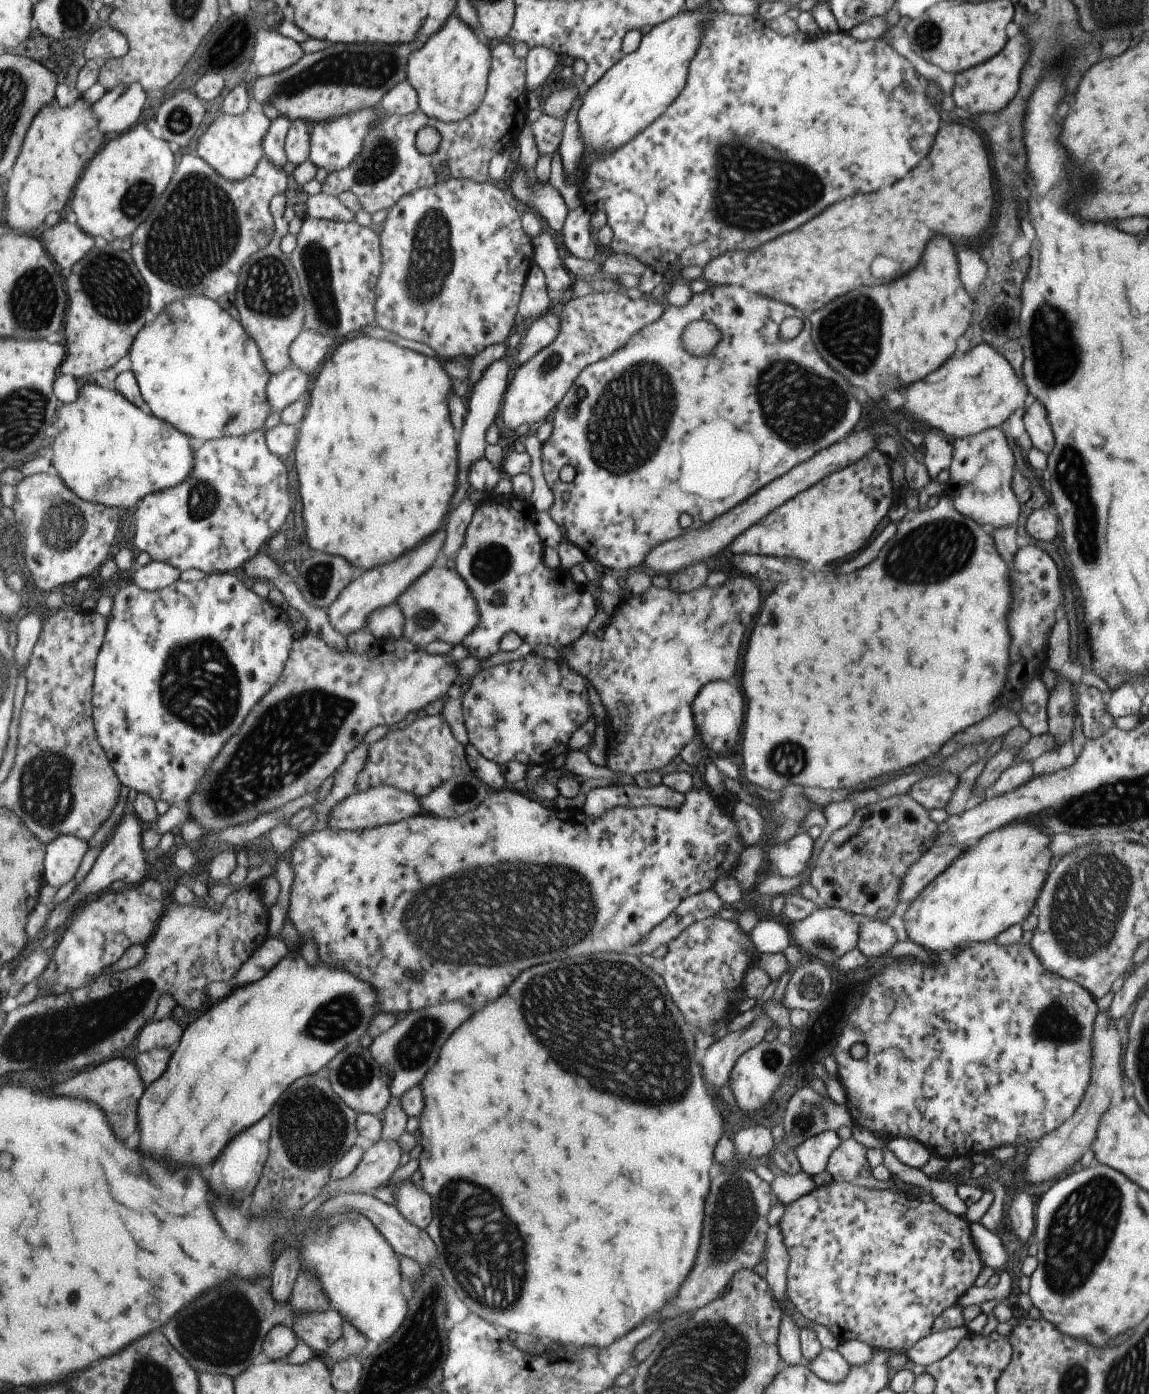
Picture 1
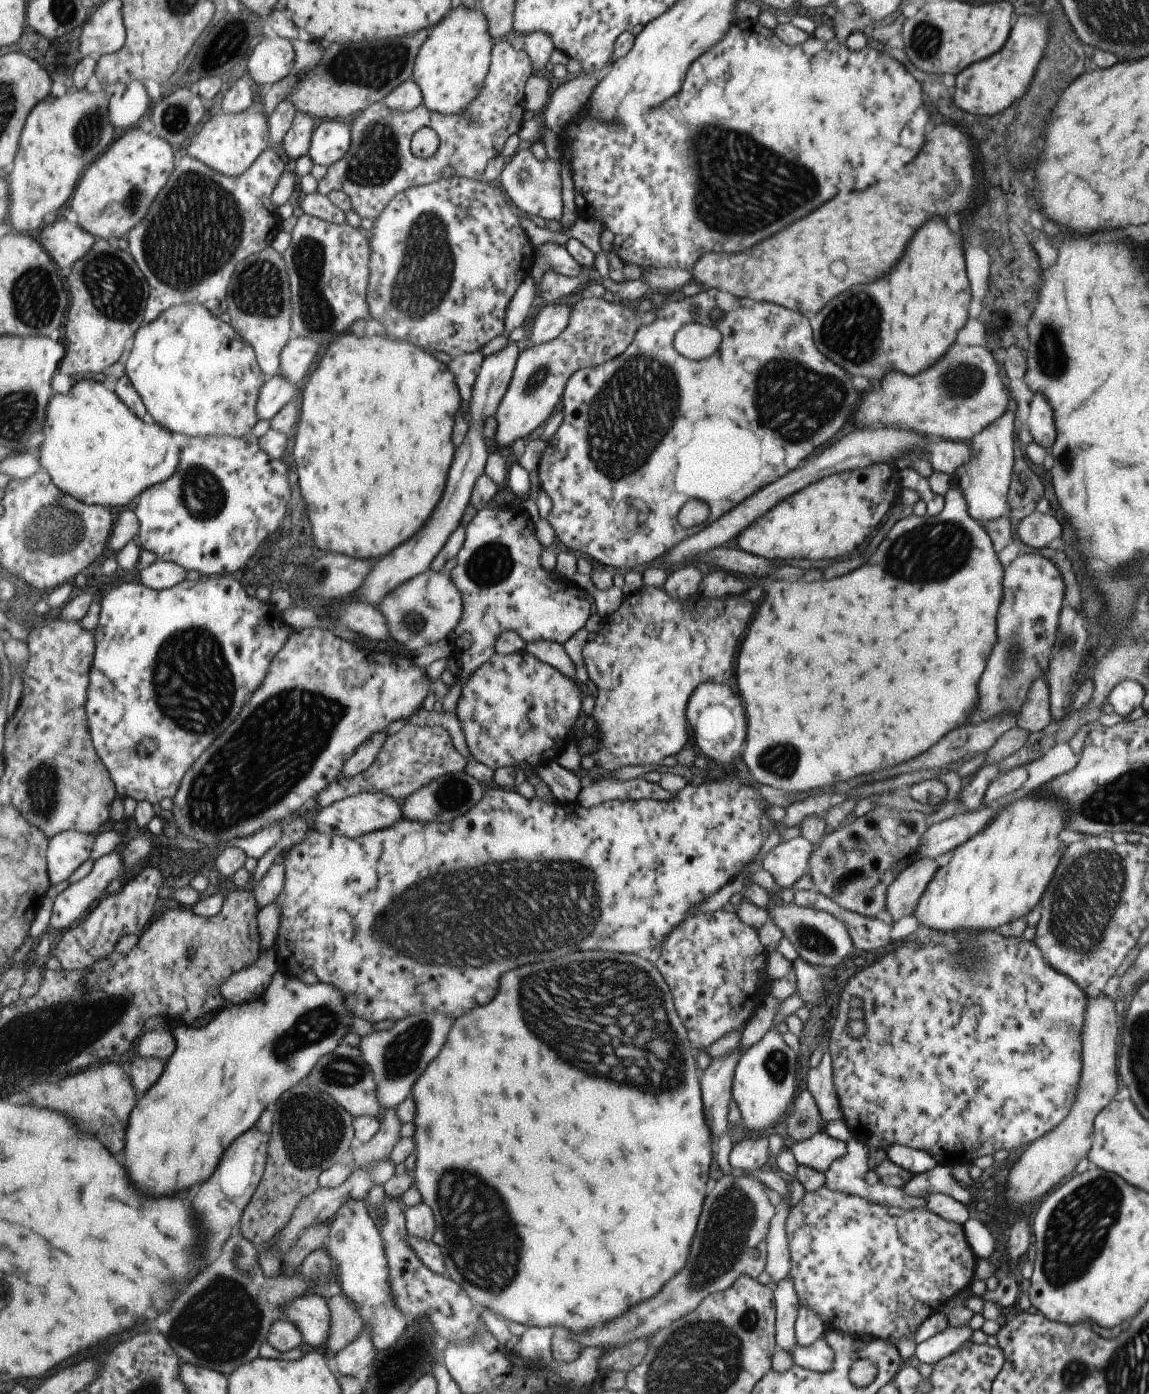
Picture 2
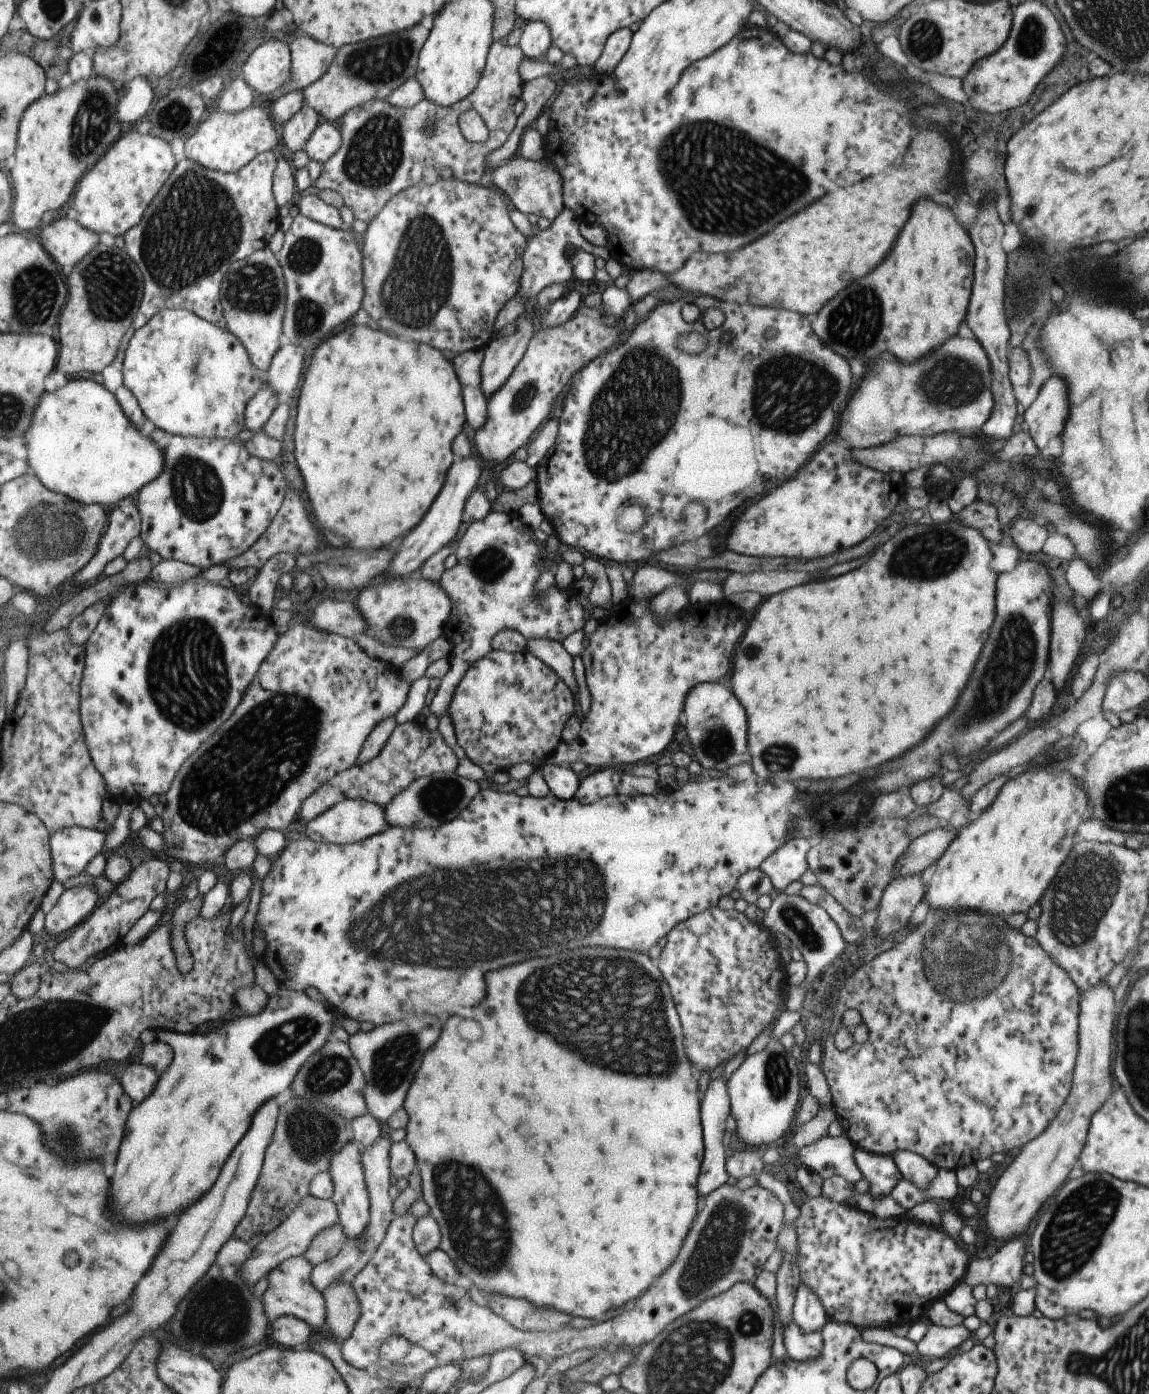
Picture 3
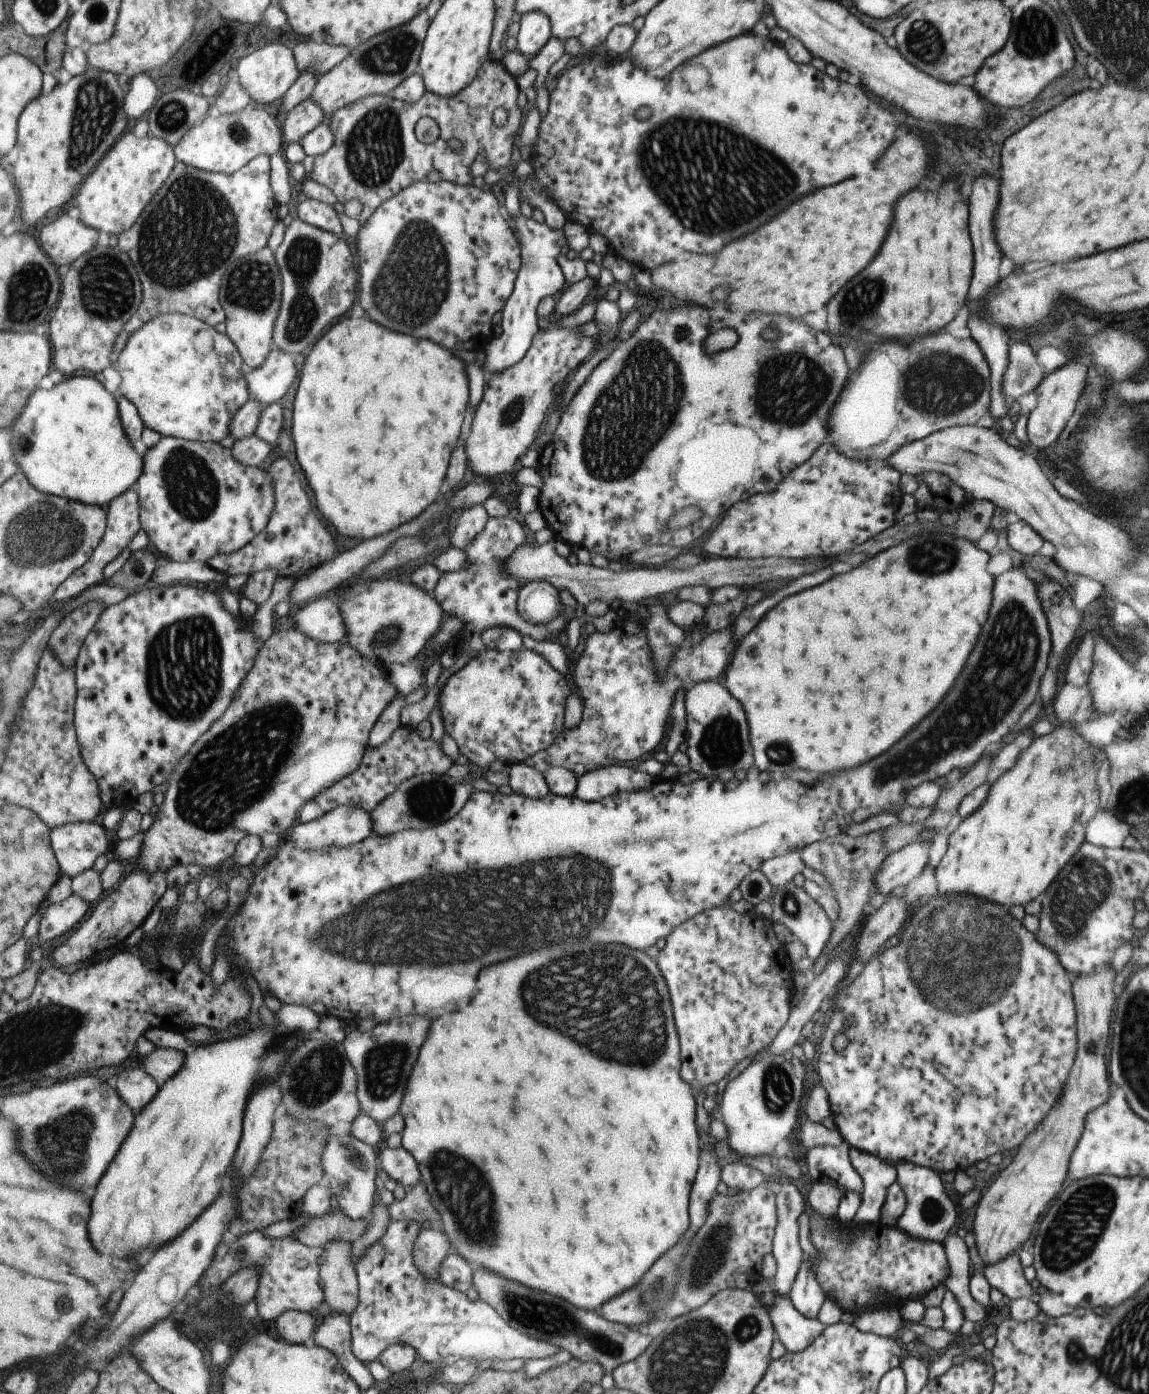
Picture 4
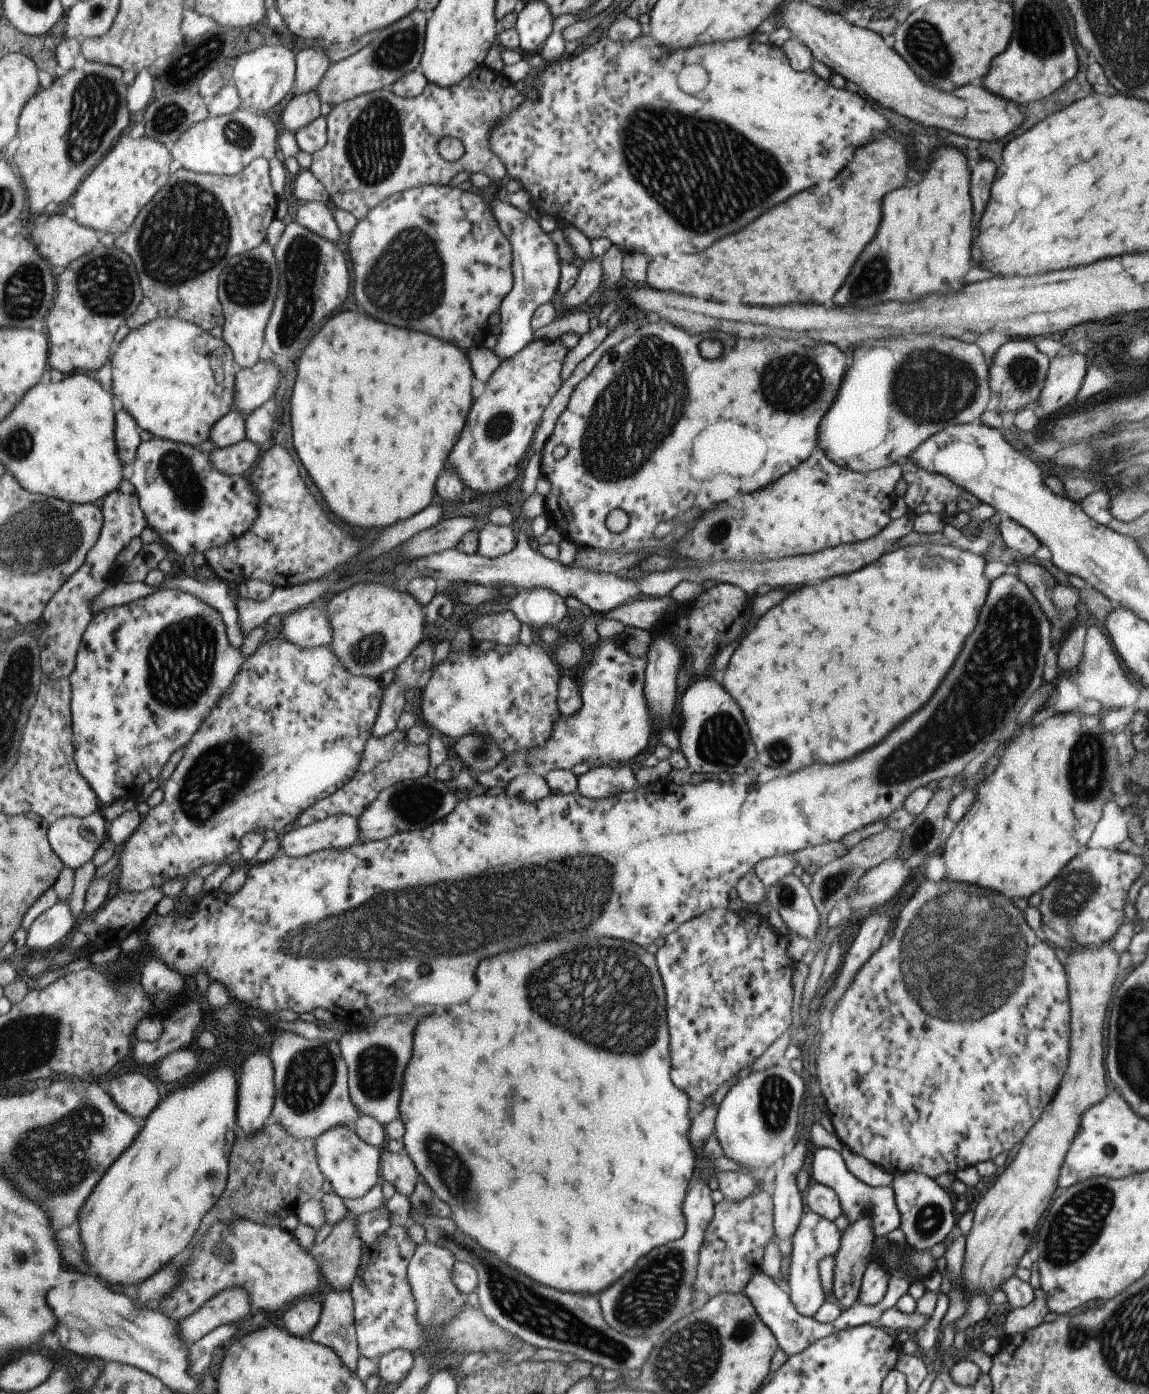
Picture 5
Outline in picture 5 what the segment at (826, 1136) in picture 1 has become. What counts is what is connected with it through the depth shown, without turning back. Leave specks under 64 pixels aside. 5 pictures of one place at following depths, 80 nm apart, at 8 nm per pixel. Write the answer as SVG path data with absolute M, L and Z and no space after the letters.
M817 1147L817 1150L810 1154L806 1167L809 1170L811 1178L816 1183L828 1186L835 1192L841 1212L845 1216L848 1226L862 1217L868 1217L870 1219L870 1232L873 1238L884 1238L887 1232L898 1228L900 1218L890 1185L886 1187L867 1186L867 1184L861 1182L847 1170L844 1160L838 1152L827 1147Z

